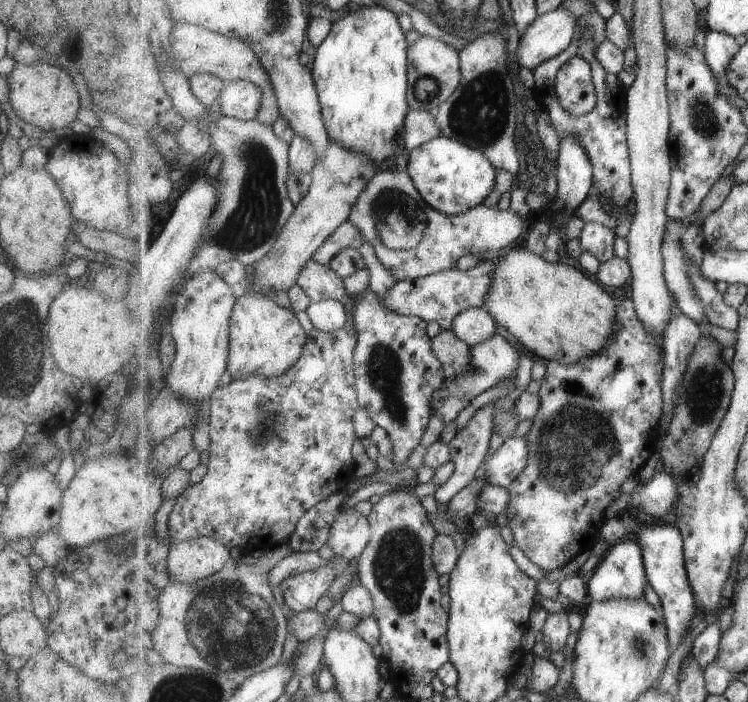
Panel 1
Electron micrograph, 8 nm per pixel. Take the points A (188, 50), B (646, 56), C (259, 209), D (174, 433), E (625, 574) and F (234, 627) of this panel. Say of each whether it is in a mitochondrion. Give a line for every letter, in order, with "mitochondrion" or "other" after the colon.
A: other
B: other
C: mitochondrion
D: other
E: other
F: mitochondrion

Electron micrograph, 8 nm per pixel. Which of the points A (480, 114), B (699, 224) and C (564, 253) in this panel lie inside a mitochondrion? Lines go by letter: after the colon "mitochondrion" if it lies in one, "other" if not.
A: mitochondrion
B: other
C: other

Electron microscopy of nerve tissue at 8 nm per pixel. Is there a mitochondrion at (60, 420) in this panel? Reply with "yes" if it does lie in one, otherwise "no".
no

